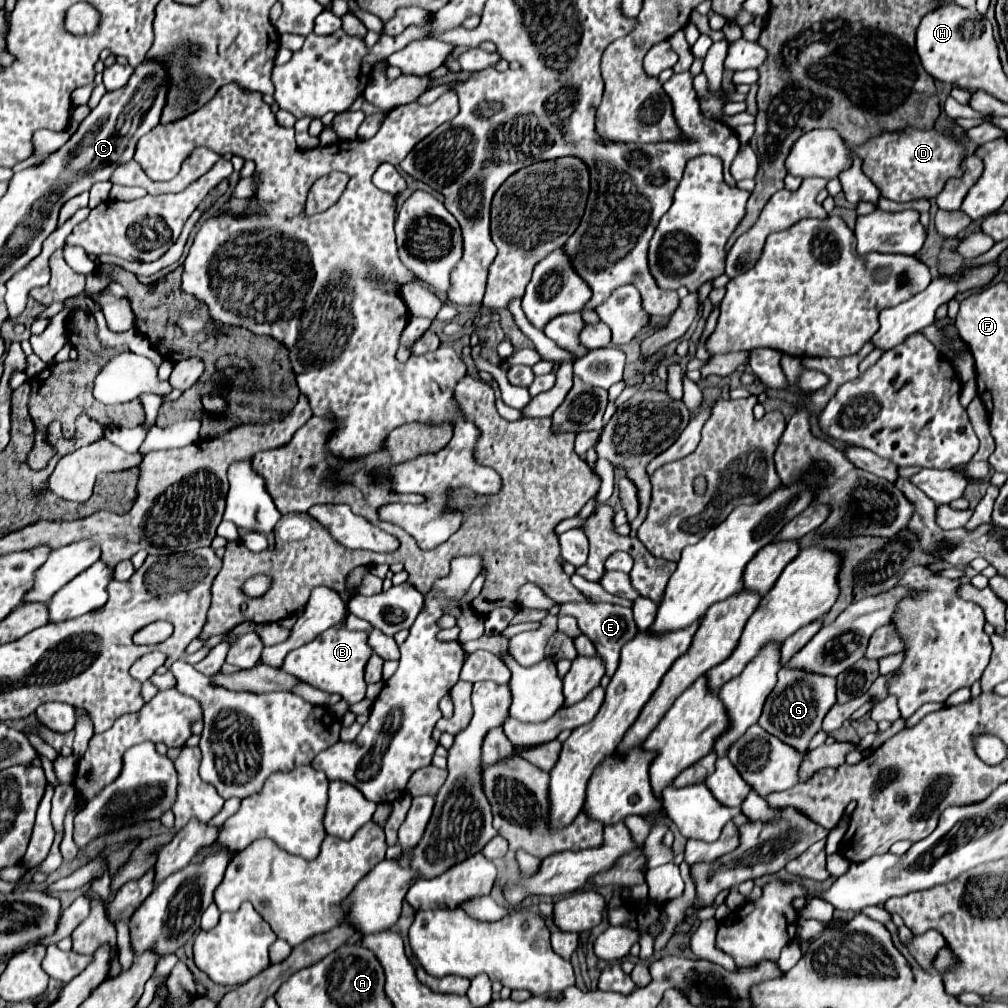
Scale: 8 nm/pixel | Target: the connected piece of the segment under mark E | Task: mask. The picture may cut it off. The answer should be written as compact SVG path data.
M567 603L559 607L559 615L573 615L579 621L579 629L583 635L587 635L593 645L597 647L597 653L603 657L607 675L613 675L617 665L619 665L619 653L621 647L625 643L629 643L629 639L633 639L639 629L633 621L633 613L629 607L621 607L621 605L613 605L613 603Z

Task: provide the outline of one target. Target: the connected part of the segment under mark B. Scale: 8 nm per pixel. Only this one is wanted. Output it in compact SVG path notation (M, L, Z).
M329 629L311 643L305 643L287 653L281 671L299 677L301 681L323 689L327 693L339 693L347 703L357 703L365 697L365 665L373 649L369 647L369 633L349 629Z

